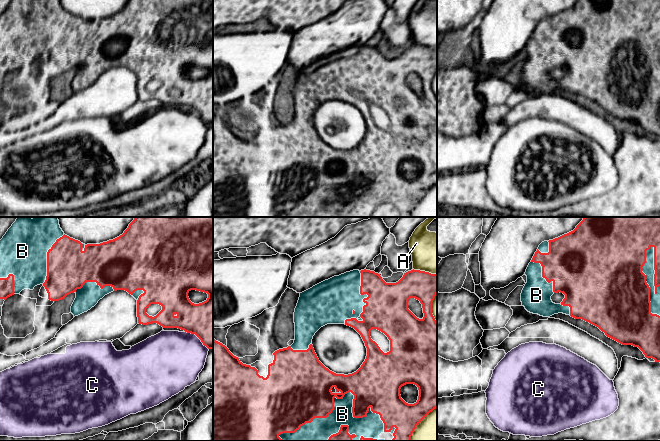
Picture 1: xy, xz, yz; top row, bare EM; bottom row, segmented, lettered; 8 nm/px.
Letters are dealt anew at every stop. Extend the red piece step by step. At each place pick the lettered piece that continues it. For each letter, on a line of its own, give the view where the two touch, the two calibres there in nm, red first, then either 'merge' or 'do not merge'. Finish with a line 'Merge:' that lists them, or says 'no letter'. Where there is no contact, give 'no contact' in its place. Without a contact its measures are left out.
A: xz | 240/380 nm | do not merge
B: xz | 380/160 nm | merge
C: xy | 360/440 nm | do not merge
Merge: B

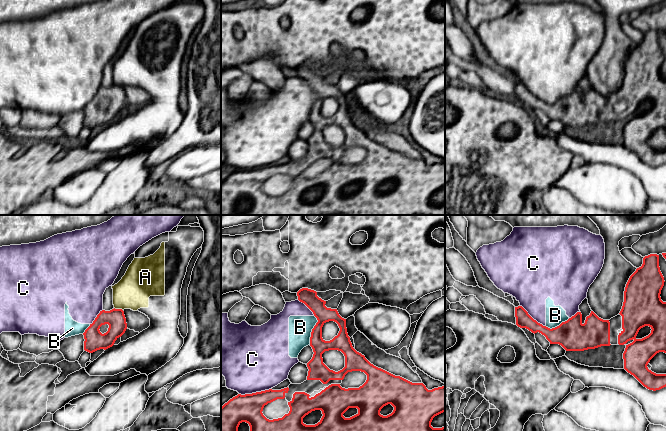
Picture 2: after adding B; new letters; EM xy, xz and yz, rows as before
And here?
A: xy | 160/280 nm | do not merge
B: xz | 130/190 nm | do not merge
C: xz | 220/480 nm | do not merge
Merge: no letter

